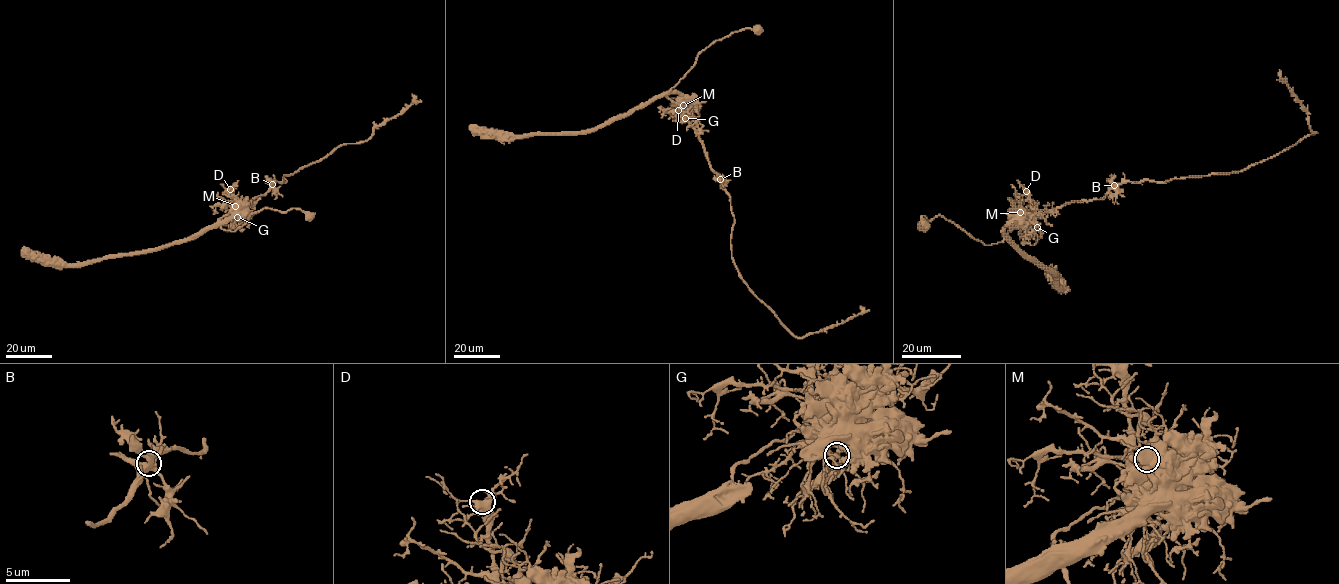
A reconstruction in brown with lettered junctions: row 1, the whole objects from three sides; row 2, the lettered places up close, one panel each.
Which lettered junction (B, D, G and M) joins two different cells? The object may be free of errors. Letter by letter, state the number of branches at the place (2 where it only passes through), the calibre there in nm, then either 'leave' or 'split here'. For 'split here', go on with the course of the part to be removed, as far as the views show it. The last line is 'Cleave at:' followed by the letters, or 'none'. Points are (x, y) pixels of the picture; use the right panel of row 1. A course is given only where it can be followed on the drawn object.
B: 5 branches meet; 500 nm thick; leave
D: 7 branches meet; 460 nm thick; leave
G: 6 branches meet; 280 nm thick; leave
M: 4 branches meet; 200 nm thick; split here; foreign part runs (1020, 212), (1041, 217), (1067, 203), (1102, 199), (1126, 182), (1238, 172), (1277, 155), (1317, 132), (1279, 70)
Cleave at: M

